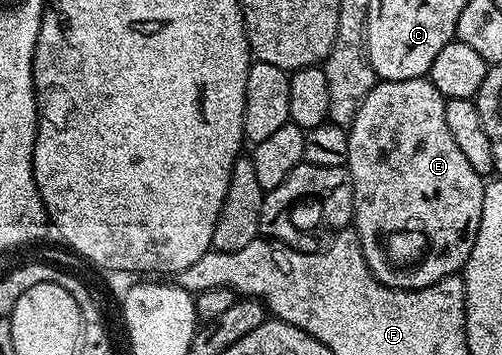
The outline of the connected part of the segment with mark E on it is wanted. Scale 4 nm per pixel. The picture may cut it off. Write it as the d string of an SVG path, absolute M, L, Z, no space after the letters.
M414 77L400 81L376 80L375 86L365 95L365 103L357 111L353 123L349 126L349 159L346 170L351 174L351 211L353 214L353 228L359 236L361 251L373 271L373 275L381 283L394 289L424 289L437 284L441 279L454 277L462 270L469 259L469 251L473 251L473 243L477 239L477 227L481 227L481 203L483 202L484 178L465 159L461 147L457 147L453 134L449 131L449 123L445 123L446 100L437 91L437 87L427 77Z

